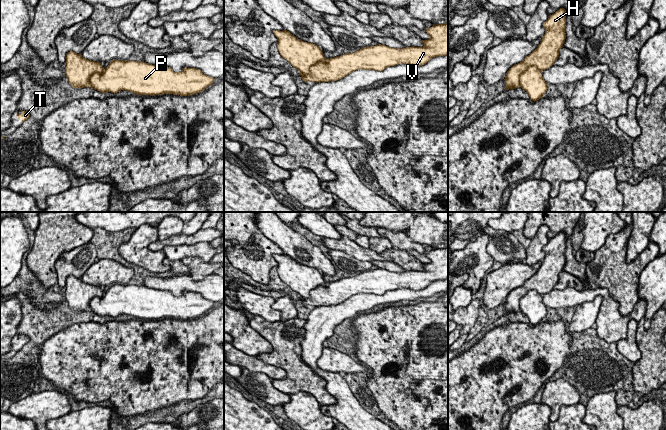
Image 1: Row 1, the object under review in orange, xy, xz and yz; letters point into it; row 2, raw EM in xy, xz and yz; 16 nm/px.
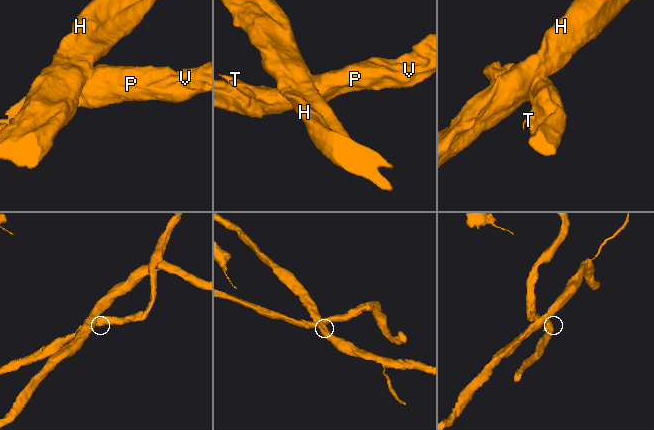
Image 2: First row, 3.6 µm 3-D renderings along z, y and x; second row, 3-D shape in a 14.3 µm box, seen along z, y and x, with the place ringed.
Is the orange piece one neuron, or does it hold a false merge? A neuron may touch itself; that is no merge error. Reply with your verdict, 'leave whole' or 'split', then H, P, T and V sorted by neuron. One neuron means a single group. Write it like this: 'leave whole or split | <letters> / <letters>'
split | H / P T V

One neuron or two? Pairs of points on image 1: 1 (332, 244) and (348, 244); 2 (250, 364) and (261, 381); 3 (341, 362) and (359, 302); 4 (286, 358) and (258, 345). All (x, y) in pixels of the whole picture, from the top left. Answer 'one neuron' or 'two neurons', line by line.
1: one neuron
2: two neurons
3: two neurons
4: two neurons

